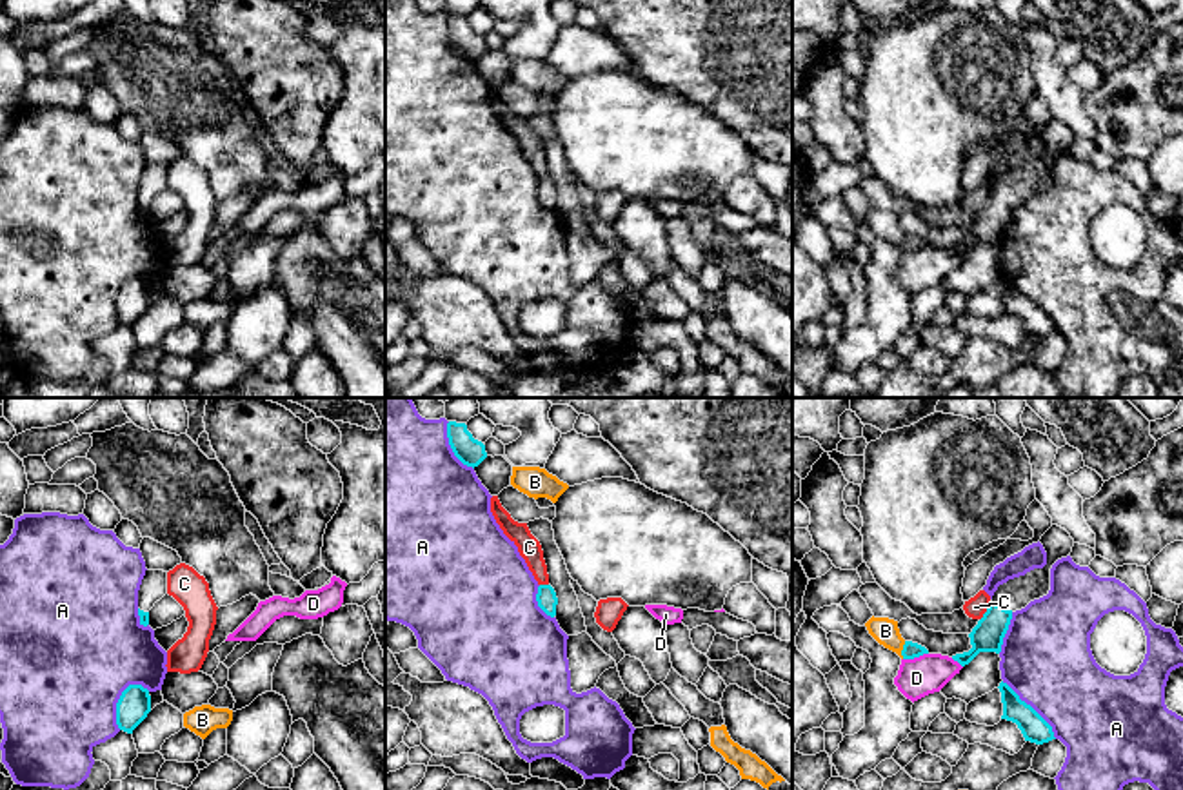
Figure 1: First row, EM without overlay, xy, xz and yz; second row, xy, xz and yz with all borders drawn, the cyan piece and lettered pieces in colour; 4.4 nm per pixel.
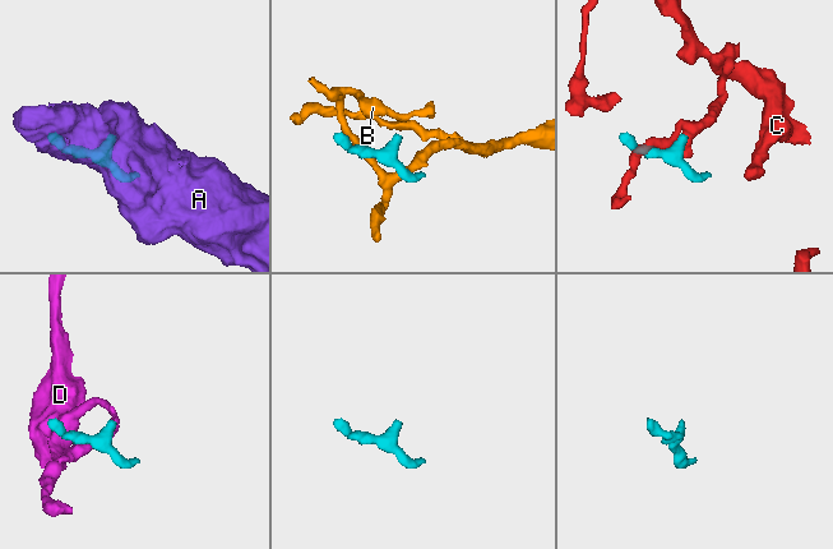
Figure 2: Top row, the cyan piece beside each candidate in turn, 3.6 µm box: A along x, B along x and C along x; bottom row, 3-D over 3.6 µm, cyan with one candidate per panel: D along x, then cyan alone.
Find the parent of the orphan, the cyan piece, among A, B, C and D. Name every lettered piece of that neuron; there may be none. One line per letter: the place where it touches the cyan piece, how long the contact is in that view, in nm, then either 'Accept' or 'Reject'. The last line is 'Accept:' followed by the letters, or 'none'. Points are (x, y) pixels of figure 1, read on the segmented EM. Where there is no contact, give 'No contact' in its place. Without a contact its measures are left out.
A: Touches cyan at xy (119, 701). Shared border 220 nm. Reject
B: Touches cyan at yz (902, 651). Shared border 80 nm. Reject
C: Touches cyan at yz (987, 611). Shared border 100 nm. Reject
D: Touches cyan at yz (914, 656). Shared border 120 nm. Reject
Accept: none

